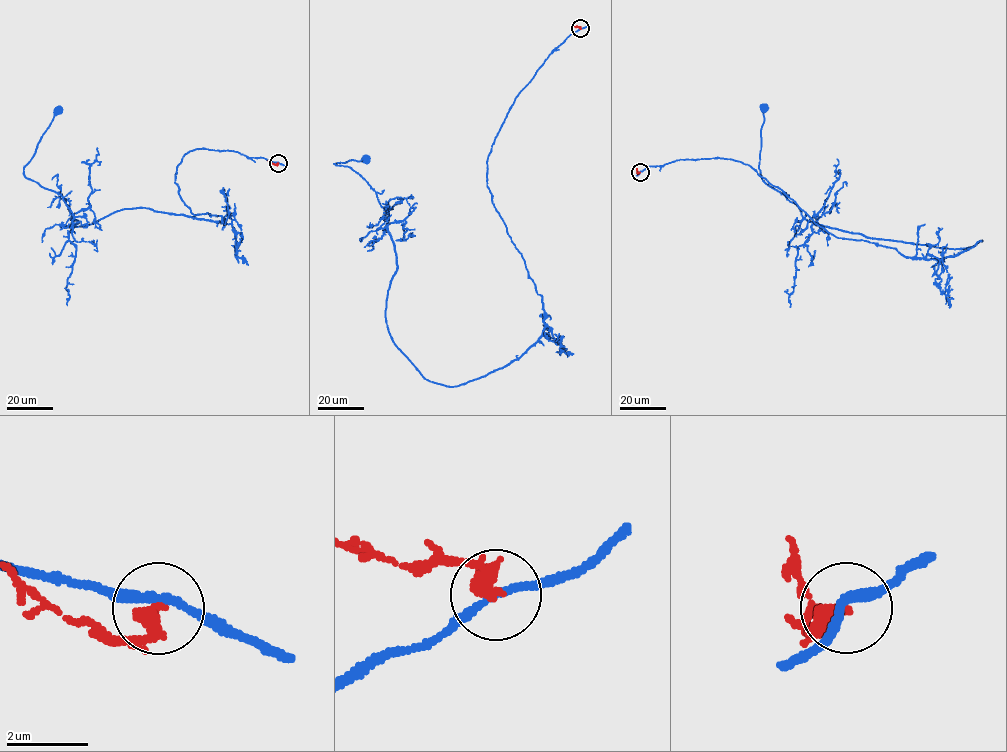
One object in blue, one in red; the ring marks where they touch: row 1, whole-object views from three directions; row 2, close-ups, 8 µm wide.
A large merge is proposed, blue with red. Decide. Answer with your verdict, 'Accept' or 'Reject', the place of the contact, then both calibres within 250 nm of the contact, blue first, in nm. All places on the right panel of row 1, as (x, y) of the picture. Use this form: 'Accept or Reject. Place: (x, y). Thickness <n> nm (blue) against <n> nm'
Reject. Place: (640, 172). Thickness 200 nm (blue) against 440 nm

